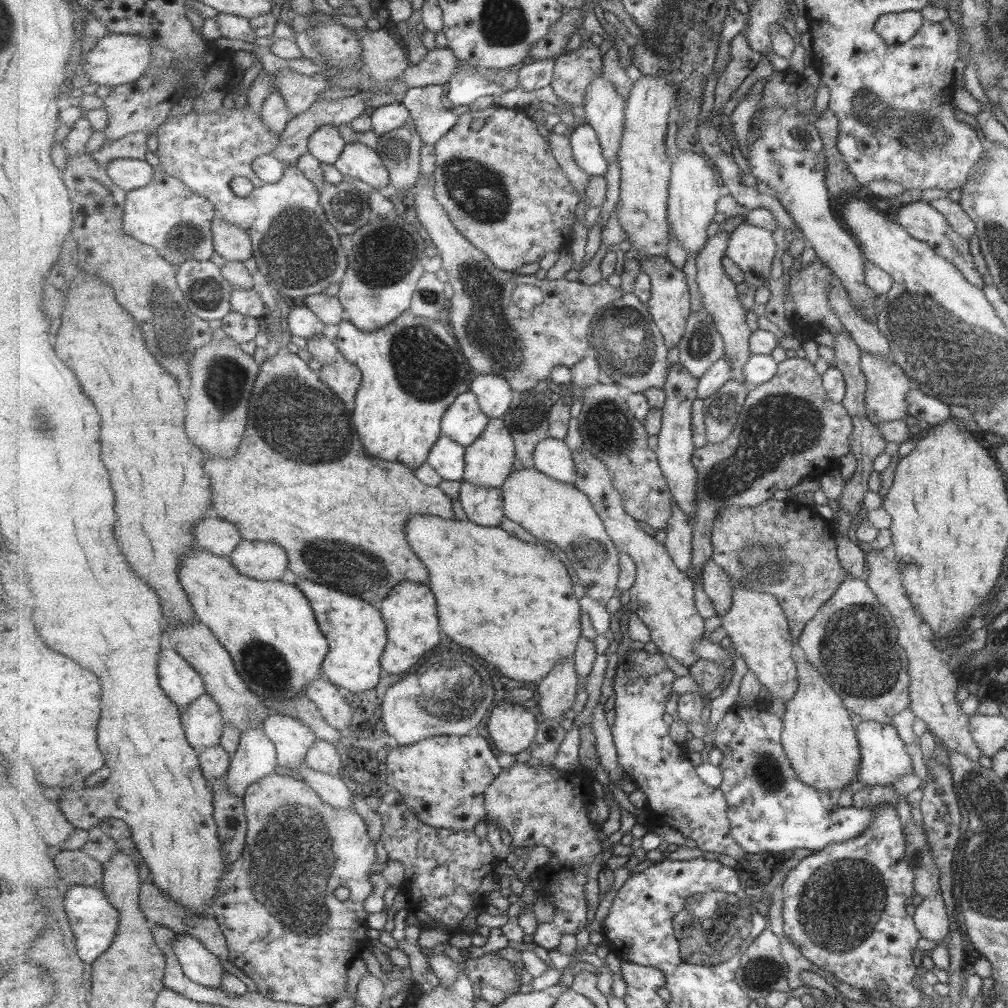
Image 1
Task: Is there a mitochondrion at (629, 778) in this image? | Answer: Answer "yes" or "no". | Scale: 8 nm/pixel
no

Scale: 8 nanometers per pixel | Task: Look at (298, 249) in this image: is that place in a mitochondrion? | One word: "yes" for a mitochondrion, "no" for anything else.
yes

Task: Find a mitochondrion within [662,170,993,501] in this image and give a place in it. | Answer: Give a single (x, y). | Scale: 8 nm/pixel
(700, 342)

